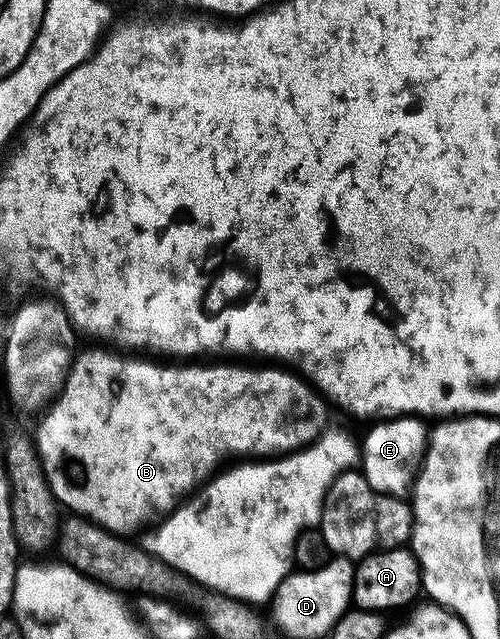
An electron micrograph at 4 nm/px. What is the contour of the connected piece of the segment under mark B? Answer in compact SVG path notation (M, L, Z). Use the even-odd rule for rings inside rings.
M99 345L91 346L95 347L81 352L80 355L78 352L71 370L63 380L63 386L60 387L57 398L46 408L47 416L35 427L33 446L38 454L39 465L43 469L46 481L51 486L52 493L55 494L56 503L62 505L66 510L68 507L71 510L68 512L74 513L76 516L90 519L92 523L98 523L104 532L131 531L134 527L141 526L142 523L150 524L151 515L163 517L174 511L184 497L190 496L196 488L206 483L228 461L234 460L236 457L278 457L298 451L314 443L328 426L328 404L325 402L324 396L320 395L310 383L290 370L280 369L275 365L263 365L263 368L242 367L239 364L242 362L239 361L215 361L212 362L215 363L212 367L172 365L170 362L156 361L151 357L132 357L130 354L116 353L114 350L104 349Z

